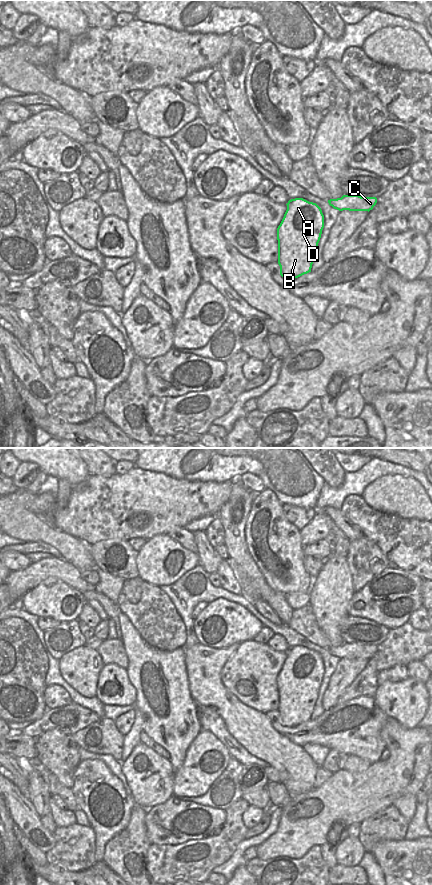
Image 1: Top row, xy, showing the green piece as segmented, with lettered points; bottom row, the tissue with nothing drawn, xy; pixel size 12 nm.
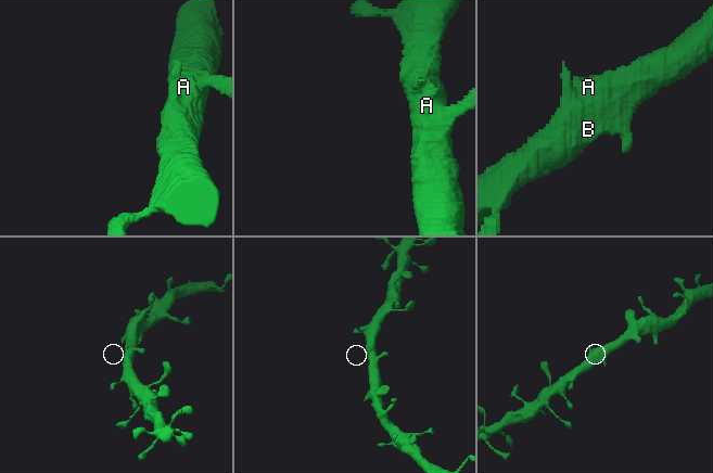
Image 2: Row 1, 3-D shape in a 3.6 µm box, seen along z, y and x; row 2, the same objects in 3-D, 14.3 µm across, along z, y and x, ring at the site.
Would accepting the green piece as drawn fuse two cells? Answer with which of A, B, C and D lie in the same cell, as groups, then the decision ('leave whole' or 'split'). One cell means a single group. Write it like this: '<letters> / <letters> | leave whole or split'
A B C D | leave whole

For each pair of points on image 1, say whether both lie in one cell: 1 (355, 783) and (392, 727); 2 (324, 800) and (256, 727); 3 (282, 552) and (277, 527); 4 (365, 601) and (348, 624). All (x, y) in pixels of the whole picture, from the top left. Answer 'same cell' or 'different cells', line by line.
1: same cell
2: different cells
3: same cell
4: different cells

